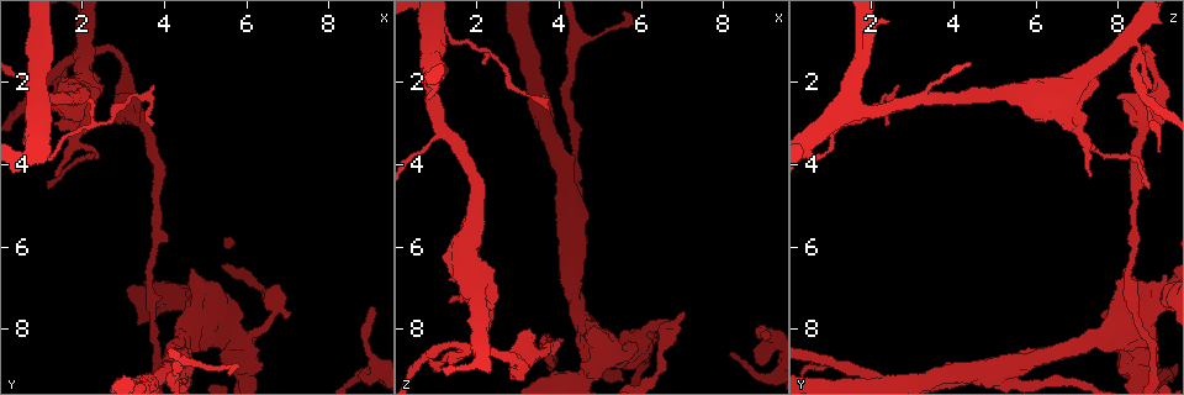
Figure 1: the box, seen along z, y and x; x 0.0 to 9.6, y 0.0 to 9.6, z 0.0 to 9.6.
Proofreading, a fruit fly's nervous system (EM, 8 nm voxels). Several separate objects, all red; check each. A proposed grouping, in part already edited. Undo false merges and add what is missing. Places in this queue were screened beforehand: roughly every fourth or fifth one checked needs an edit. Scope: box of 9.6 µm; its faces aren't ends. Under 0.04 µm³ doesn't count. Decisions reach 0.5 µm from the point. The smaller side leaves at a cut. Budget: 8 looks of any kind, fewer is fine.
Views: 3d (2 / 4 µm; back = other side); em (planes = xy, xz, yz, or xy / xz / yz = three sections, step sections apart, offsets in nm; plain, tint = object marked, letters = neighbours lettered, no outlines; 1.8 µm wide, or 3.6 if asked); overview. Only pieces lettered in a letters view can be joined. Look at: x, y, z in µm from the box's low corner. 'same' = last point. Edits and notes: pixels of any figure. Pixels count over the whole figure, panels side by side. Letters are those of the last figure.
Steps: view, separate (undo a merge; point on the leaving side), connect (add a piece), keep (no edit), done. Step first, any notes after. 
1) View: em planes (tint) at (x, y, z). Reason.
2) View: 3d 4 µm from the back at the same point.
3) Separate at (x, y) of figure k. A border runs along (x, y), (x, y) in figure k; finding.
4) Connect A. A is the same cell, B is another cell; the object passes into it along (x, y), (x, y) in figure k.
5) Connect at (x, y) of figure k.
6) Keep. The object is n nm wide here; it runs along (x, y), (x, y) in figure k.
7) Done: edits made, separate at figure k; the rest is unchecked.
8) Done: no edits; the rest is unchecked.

View: em planes (tint) at (3.70, 3.10, 2.40). An open end.

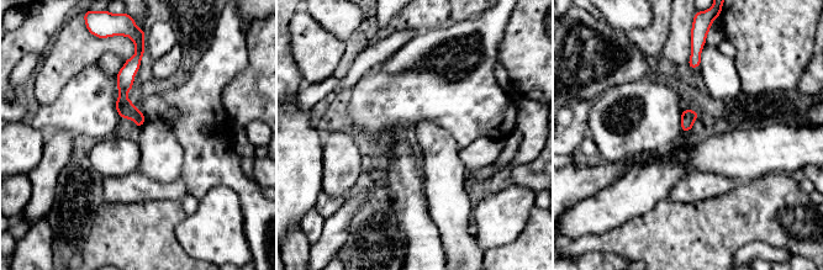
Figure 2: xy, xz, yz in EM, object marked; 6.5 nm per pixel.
View: em planes (letters) at the same point.

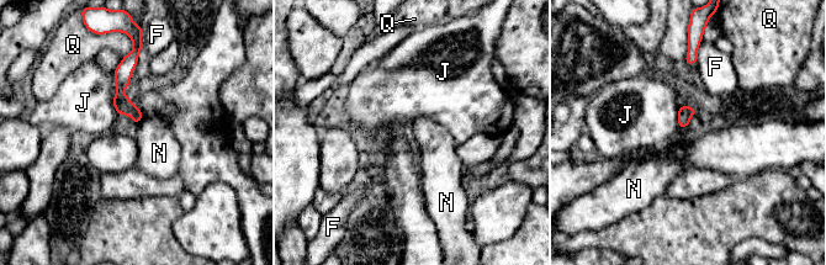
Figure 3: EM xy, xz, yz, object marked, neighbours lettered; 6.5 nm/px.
Keep. The object is 90 nm wide here; F, J, N and Q are other cells; it runs along (130, 58), (121, 100), (136, 118) in figure 3; no lettered piece goes on from it.

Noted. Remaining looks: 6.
View: em planes (letters) at (4.65, 6.55, 8.15). Free end.

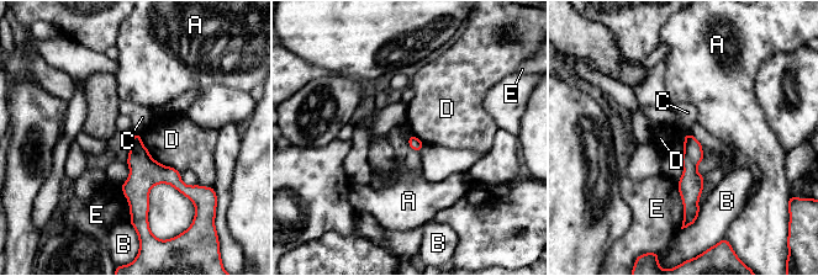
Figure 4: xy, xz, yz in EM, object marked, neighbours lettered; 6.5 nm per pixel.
Keep. The longest contact is with D, 360 nm; A, B, C, D and E are other cells; a border runs along (132, 133), (140, 134) in figure 4; none of them fits.

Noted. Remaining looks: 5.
View: 3d 4 µm at (4.55, 9.10, 5.30). Three arms meet.

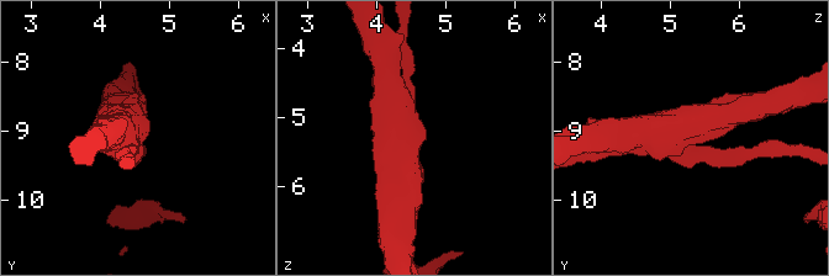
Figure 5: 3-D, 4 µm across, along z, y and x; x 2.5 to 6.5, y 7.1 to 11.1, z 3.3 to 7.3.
View: em yz step 8 (tint) at (4.50, 9.15, 5.25). 3 arms meet here; the arms are 220, 400, 440 nm wide.

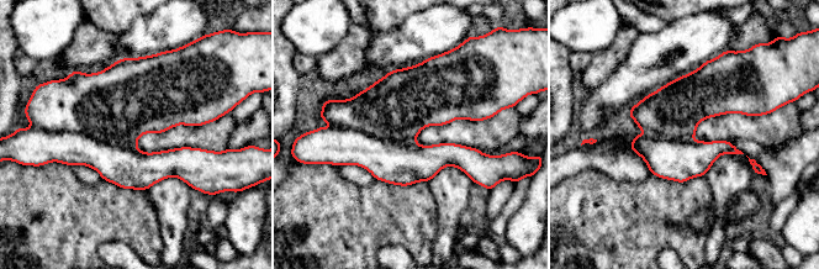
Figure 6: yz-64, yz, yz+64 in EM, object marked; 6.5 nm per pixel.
View: em yz step 8 (letters) at the same point. What lies round it.

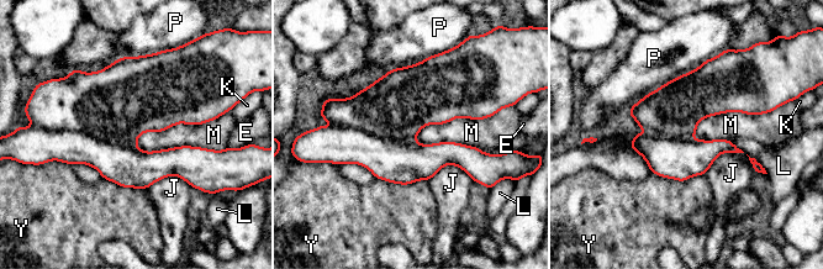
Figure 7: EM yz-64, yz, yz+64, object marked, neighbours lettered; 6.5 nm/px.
Keep. E, J, K, L, M, P and Y are other cells; a border runs along (219, 116), (146, 131), (135, 146) in figure 7; one neuron here.

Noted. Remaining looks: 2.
View: em planes (letters) at (5.95, 8.20, 8.25). Three arms meet.

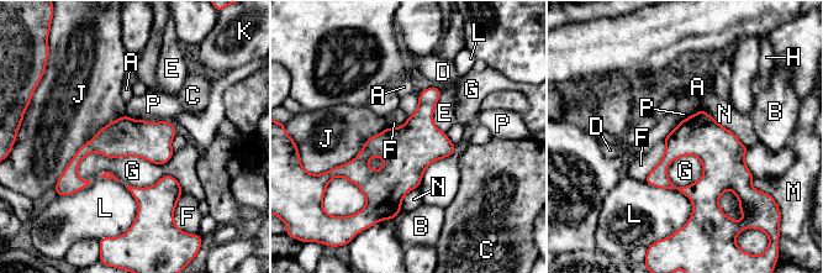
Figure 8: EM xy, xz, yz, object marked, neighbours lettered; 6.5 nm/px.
Keep. A, B, C, D, E, F, G, H, J, K, L, M, N and P are other cells; it runs along (437, 90), (390, 184), (390, 210) in figure 8; continuous, no second neuron.

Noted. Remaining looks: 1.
Done: no edits; the rest is unchecked.

